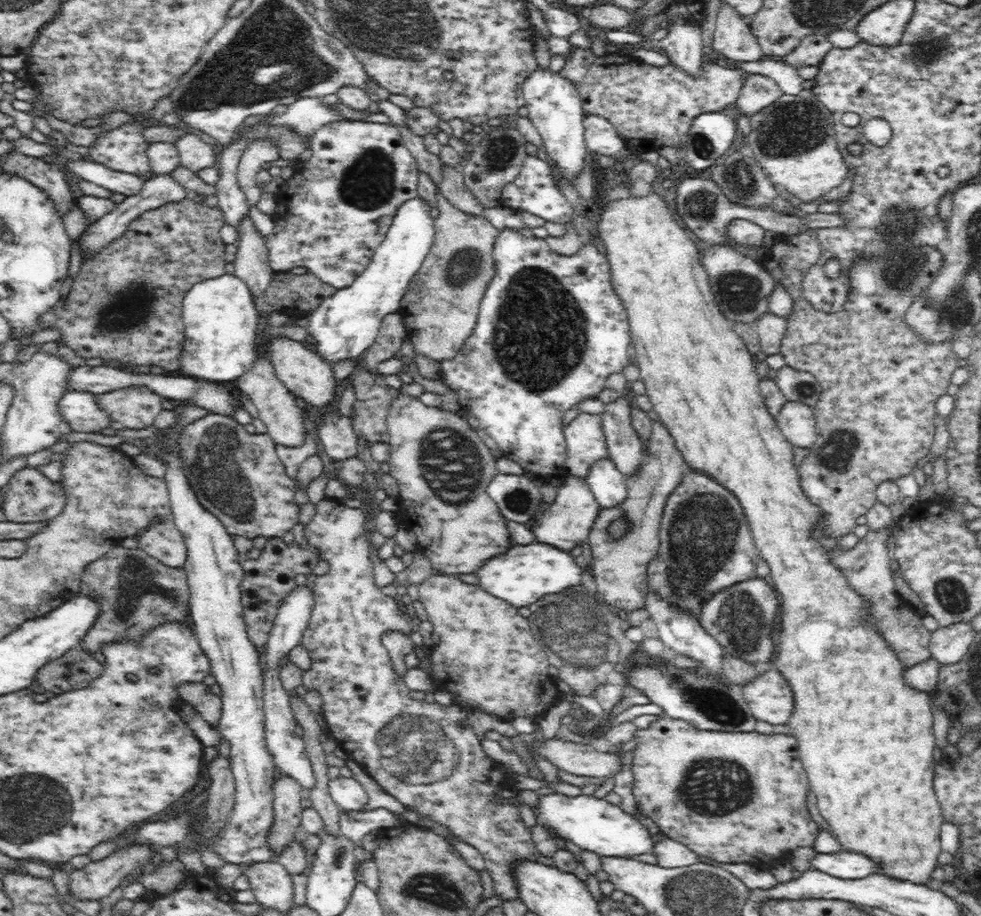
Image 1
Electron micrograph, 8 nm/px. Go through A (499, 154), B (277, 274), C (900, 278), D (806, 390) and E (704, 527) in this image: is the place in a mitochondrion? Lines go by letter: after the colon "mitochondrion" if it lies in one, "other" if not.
A: mitochondrion
B: other
C: mitochondrion
D: mitochondrion
E: mitochondrion

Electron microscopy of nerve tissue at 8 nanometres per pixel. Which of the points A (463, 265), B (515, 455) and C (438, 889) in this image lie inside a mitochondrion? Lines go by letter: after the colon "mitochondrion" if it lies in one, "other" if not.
A: mitochondrion
B: other
C: mitochondrion

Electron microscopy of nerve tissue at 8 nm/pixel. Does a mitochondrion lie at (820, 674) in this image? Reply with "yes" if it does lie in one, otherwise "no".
no

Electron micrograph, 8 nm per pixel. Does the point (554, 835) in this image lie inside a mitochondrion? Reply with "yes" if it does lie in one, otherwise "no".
no

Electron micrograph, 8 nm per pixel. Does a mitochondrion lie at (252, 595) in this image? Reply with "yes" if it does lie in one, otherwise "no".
no

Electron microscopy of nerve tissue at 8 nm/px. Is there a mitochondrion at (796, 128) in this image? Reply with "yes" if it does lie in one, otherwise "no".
yes

